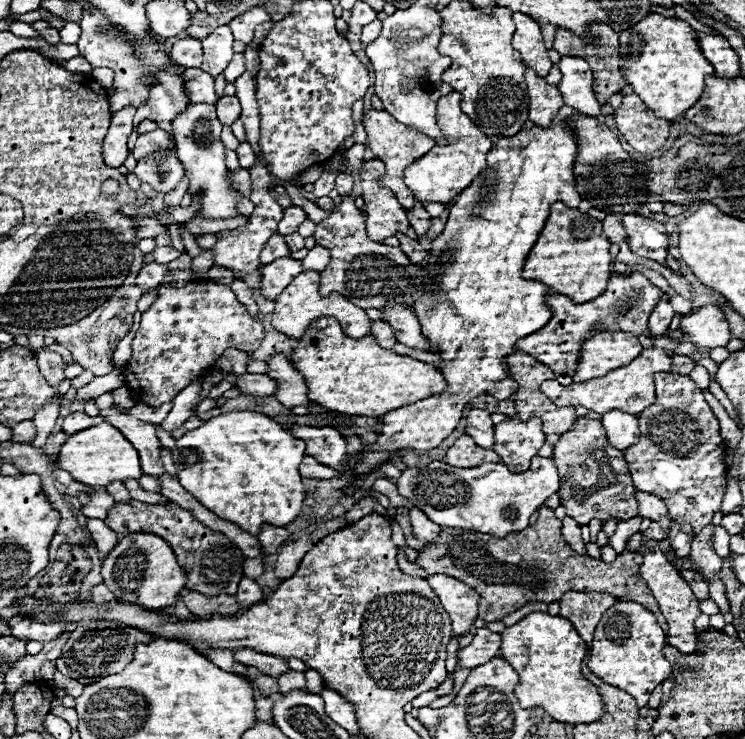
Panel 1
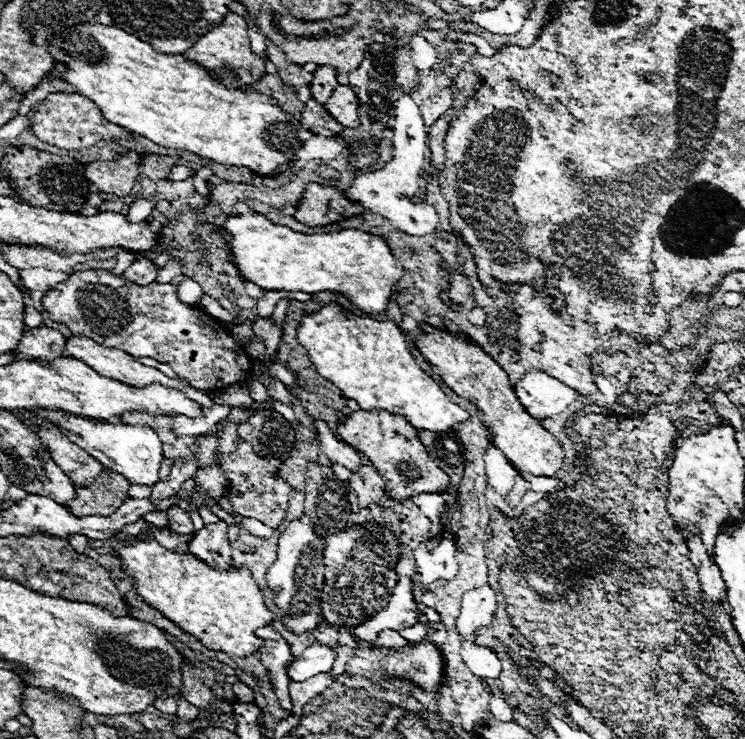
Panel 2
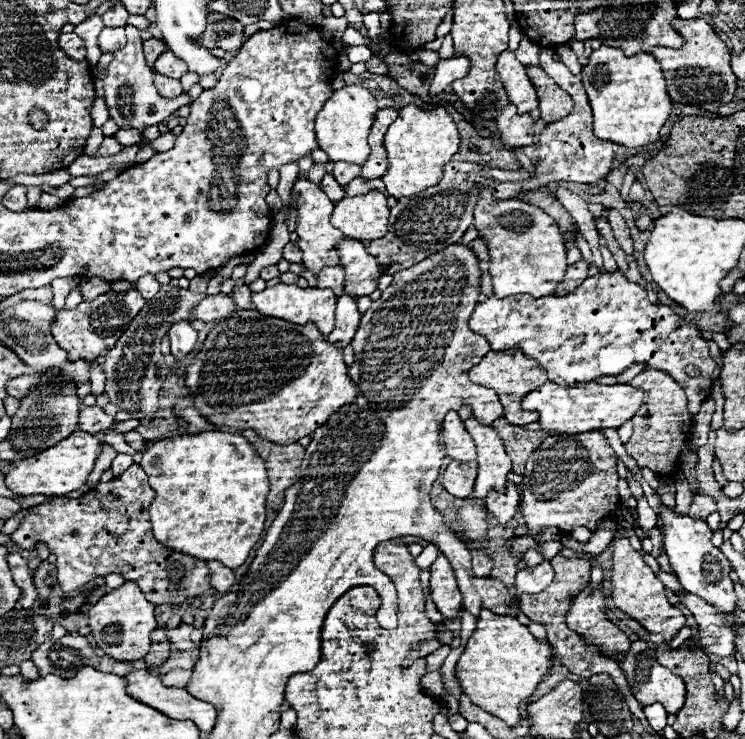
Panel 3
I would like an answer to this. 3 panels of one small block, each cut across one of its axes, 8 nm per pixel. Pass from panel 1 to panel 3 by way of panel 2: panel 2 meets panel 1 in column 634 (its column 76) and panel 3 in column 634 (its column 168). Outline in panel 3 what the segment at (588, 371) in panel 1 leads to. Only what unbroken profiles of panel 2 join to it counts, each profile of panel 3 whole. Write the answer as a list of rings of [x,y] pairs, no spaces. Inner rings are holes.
[[[644,370],[628,382],[634,388],[644,390],[644,404],[632,418],[634,434],[626,442],[626,452],[638,462],[638,468],[650,468],[664,478],[674,478],[680,468],[680,456],[688,444],[688,434],[692,426],[692,414],[688,412],[688,402],[684,390],[660,370]],[[656,430],[656,432],[640,432]]]

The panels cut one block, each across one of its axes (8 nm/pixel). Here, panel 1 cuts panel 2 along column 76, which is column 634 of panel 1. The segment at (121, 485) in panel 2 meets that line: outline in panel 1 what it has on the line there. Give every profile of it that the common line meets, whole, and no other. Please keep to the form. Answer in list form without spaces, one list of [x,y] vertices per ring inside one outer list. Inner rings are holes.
[[[578,418],[572,430],[562,434],[554,444],[552,456],[562,478],[562,490],[558,490],[560,504],[566,508],[566,516],[574,518],[580,526],[586,526],[594,518],[604,524],[610,518],[622,520],[638,516],[638,502],[624,452],[606,442],[606,430],[602,430],[600,420]]]

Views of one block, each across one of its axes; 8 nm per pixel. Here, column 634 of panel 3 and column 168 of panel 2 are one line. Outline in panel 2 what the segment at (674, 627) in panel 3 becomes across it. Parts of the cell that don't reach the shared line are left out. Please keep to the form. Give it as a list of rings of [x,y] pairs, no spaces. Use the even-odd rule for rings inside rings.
[[[140,534],[132,546],[120,544],[116,554],[136,596],[174,622],[182,632],[200,640],[206,648],[226,652],[232,658],[246,658],[262,646],[262,640],[254,636],[254,630],[270,624],[272,612],[266,608],[262,592],[246,568],[218,572],[212,566],[194,560],[190,554],[178,556],[172,550],[162,548],[144,534]]]

